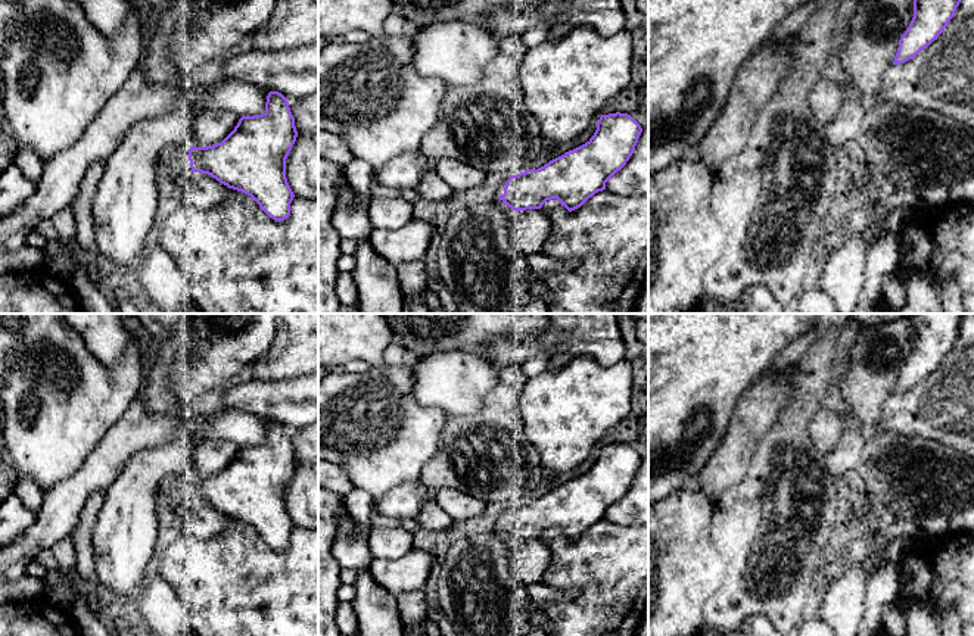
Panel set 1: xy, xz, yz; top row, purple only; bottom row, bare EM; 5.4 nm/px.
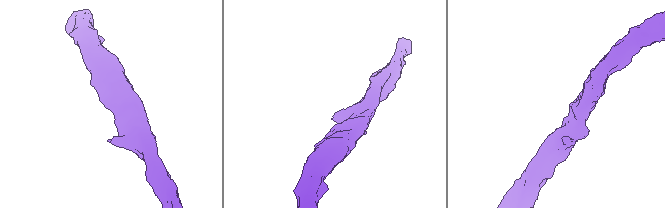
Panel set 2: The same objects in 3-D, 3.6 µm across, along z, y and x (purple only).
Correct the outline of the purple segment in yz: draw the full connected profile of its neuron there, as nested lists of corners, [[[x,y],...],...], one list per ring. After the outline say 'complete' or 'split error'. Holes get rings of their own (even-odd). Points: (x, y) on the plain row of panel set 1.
[[[911,314],[914,347],[899,370],[893,395],[905,393],[930,375],[961,333],[964,314]]] | complete

